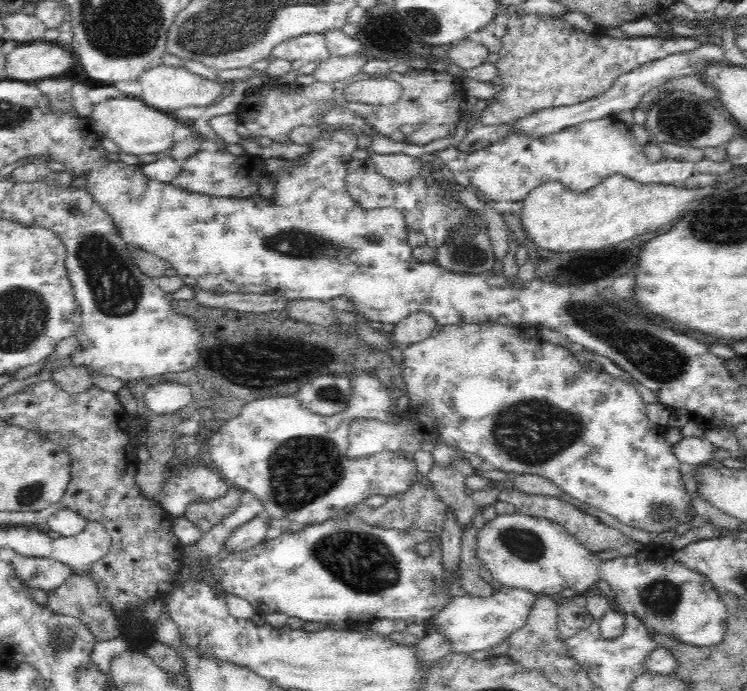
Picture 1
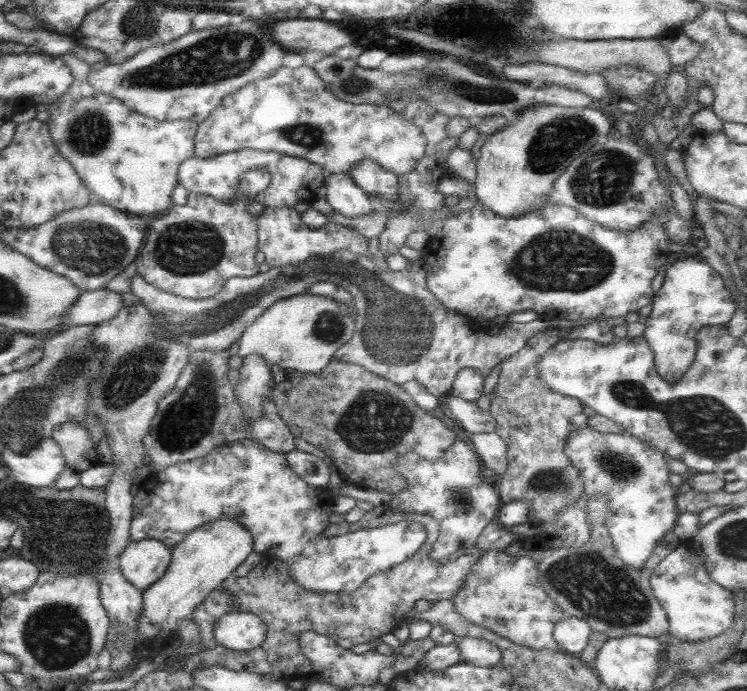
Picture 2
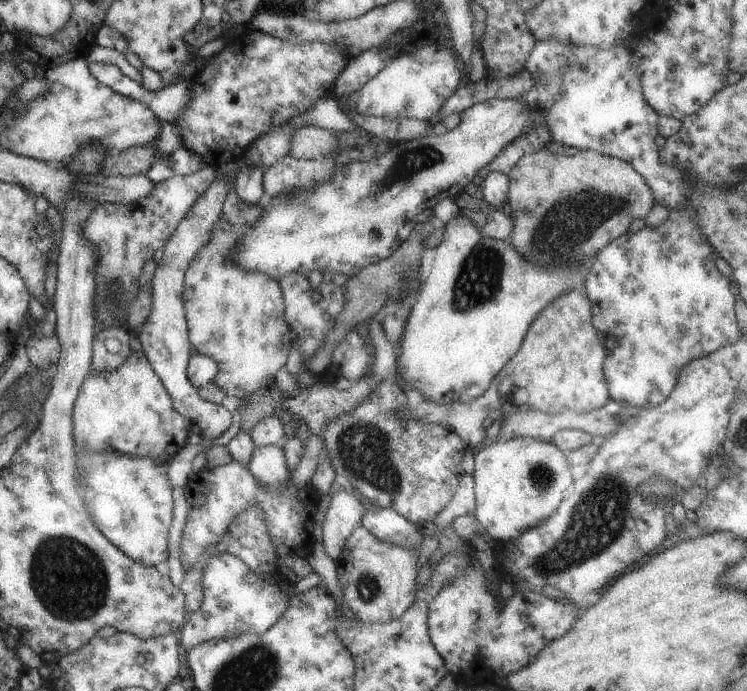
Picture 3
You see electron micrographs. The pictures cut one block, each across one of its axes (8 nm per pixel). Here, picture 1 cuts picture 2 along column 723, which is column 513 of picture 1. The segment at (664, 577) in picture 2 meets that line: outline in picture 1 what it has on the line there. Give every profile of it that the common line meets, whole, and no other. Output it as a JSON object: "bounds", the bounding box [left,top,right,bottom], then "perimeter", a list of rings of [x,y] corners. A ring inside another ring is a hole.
{"bounds":[428,586,536,656],"perimeter":[[[505,586],[501,591],[496,591],[488,597],[456,596],[452,602],[446,604],[444,610],[430,620],[428,627],[442,633],[448,641],[450,654],[470,656],[480,650],[490,651],[525,623],[528,611],[531,610],[536,597],[534,592]]]}

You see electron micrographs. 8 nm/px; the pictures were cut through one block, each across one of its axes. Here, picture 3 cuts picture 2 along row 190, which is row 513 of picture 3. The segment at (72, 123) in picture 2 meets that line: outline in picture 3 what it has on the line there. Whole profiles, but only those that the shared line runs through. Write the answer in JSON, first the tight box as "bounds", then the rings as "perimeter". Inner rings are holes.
{"bounds":[74,451,171,567],"perimeter":[[[78,451],[74,452],[74,464],[76,474],[74,475],[74,483],[85,503],[89,518],[97,527],[97,530],[113,545],[120,550],[123,555],[128,556],[131,560],[138,562],[146,567],[154,567],[155,564],[163,562],[167,559],[167,531],[171,522],[171,486],[166,477],[167,463],[160,461],[152,461],[149,457],[130,457],[129,455],[119,455],[118,453],[109,453],[108,451]]]}

